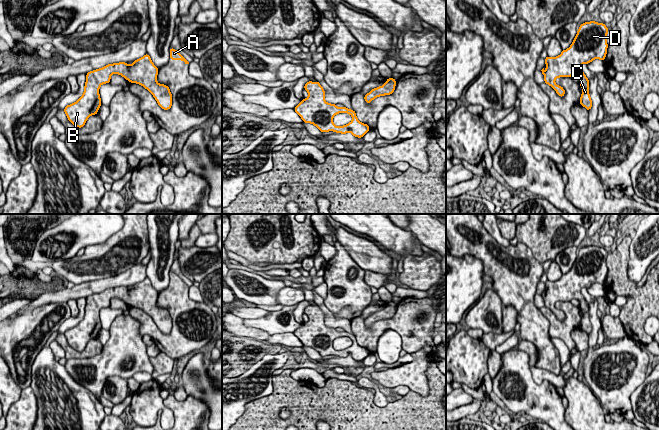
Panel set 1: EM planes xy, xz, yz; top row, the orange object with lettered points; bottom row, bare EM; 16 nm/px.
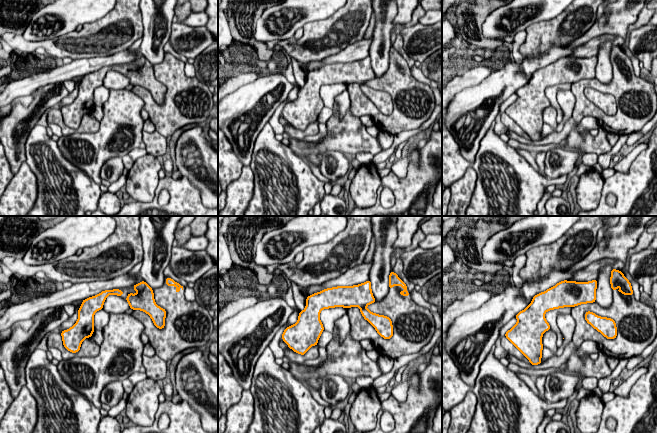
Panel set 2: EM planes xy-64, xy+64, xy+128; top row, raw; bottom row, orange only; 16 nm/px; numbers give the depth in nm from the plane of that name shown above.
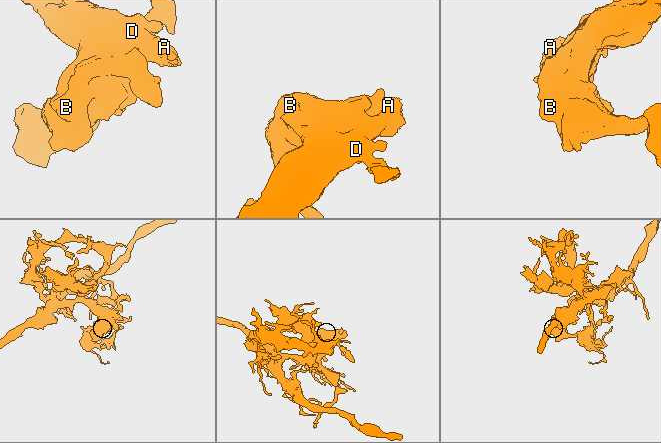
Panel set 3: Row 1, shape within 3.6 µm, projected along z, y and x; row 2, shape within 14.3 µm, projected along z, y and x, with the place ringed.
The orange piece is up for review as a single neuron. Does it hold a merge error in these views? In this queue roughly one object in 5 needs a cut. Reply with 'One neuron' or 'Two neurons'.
One neuron

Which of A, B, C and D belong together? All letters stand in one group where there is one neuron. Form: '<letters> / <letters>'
A B C D

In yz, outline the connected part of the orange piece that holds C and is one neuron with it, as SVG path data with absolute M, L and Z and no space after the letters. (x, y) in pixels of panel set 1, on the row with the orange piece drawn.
M590 21L581 24L571 46L563 50L557 57L547 56L545 58L546 68L541 70L544 75L544 82L550 85L560 97L565 95L565 90L555 83L555 79L571 77L572 75L579 76L579 83L582 87L580 105L588 111L592 107L589 79L582 71L581 65L589 64L594 59L604 61L608 48L606 39L608 31L604 23Z

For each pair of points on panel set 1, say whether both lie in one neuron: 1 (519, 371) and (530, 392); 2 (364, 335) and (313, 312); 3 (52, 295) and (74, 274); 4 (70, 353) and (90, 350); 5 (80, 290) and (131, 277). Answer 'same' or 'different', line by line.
1: same
2: same
3: different
4: same
5: same

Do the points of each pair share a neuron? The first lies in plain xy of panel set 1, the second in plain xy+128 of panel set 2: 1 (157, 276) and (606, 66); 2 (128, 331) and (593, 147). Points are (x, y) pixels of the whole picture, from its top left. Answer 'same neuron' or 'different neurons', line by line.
1: same neuron
2: same neuron

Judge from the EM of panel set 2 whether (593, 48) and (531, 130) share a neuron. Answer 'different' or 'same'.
different

